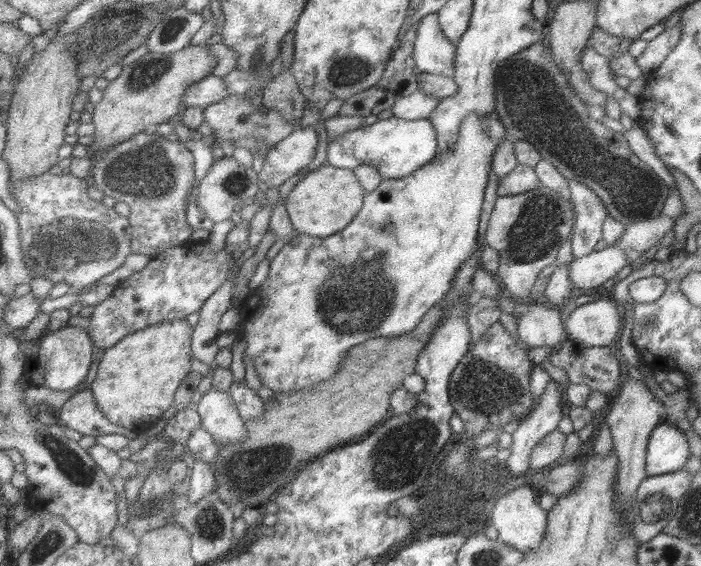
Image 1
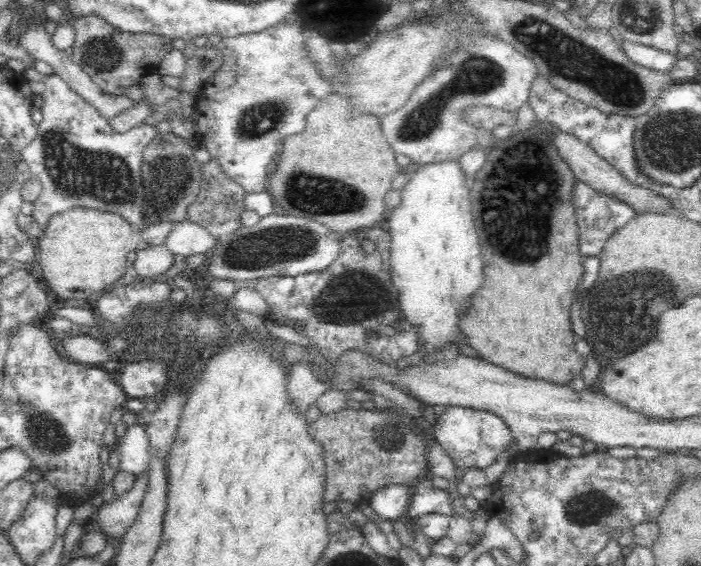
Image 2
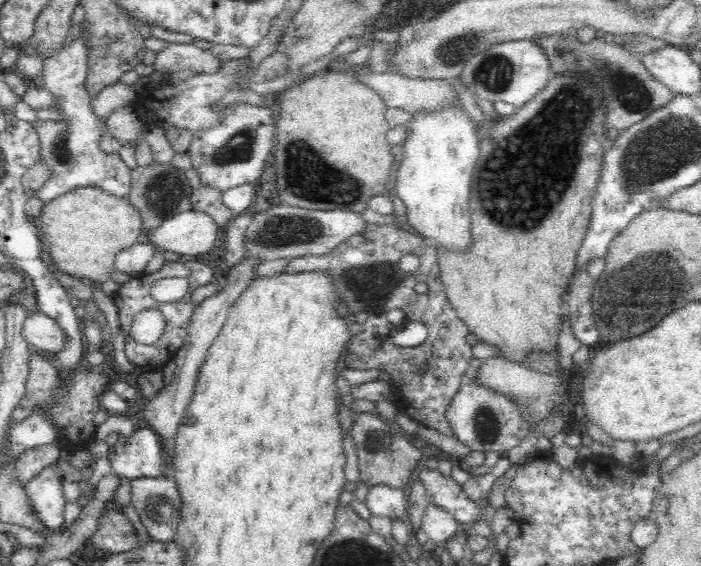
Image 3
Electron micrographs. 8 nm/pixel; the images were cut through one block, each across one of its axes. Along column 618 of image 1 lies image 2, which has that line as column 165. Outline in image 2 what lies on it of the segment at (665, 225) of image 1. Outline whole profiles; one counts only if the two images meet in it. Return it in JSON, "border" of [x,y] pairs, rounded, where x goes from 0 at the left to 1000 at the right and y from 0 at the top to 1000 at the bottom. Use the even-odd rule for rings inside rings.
{"border":[[[264,387],[247,396],[233,433],[248,451],[268,454],[275,449],[300,449],[307,426],[294,403]]]}

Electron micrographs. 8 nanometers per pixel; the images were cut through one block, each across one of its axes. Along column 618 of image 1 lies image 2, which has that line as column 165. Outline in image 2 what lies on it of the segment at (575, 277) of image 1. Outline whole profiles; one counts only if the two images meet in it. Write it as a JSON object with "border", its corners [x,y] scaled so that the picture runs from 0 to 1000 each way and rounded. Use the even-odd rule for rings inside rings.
{"border":[[[234,433],[198,436],[191,459],[193,473],[201,495],[217,496],[227,491],[248,465],[248,449]]]}

